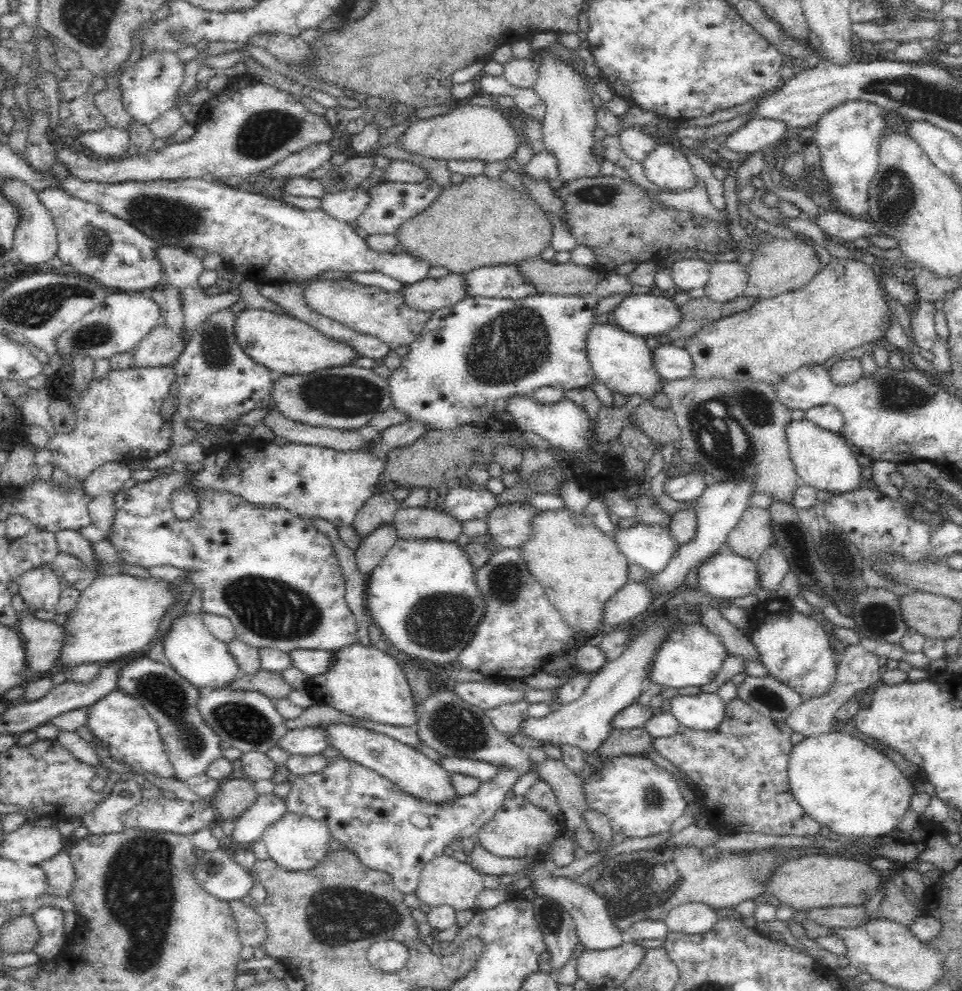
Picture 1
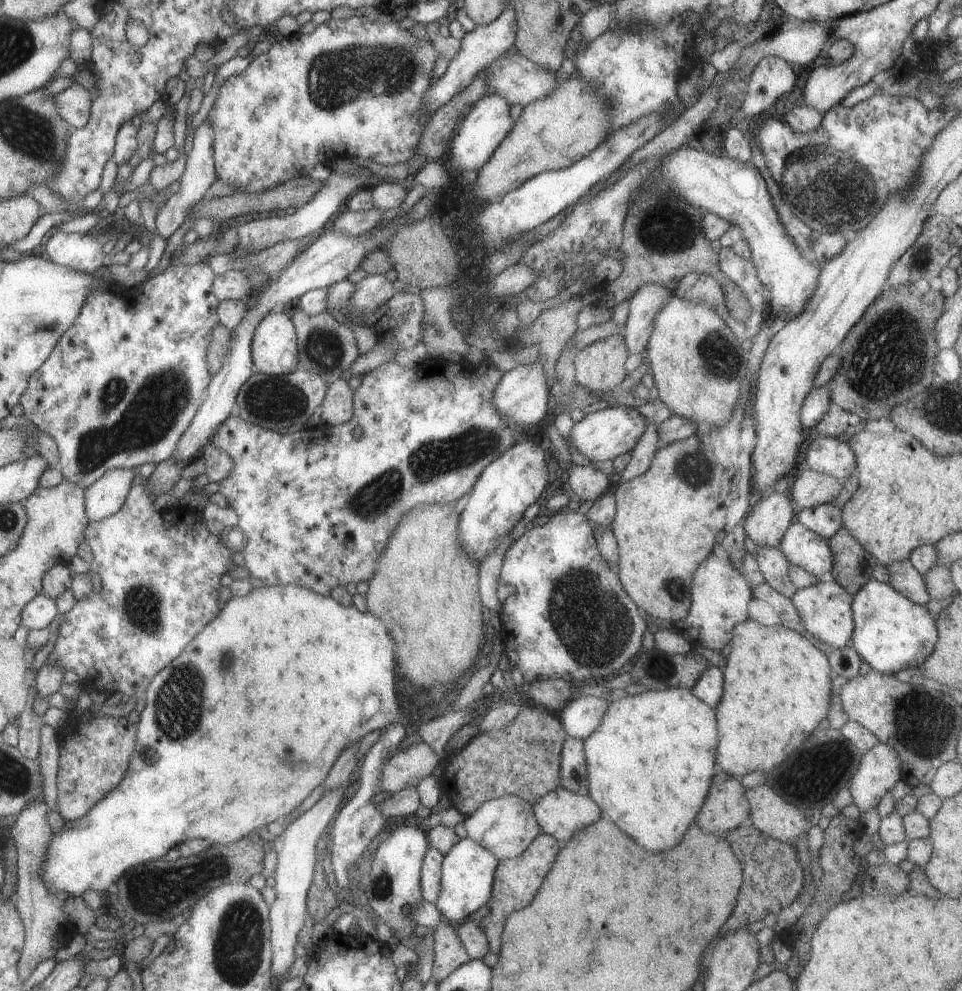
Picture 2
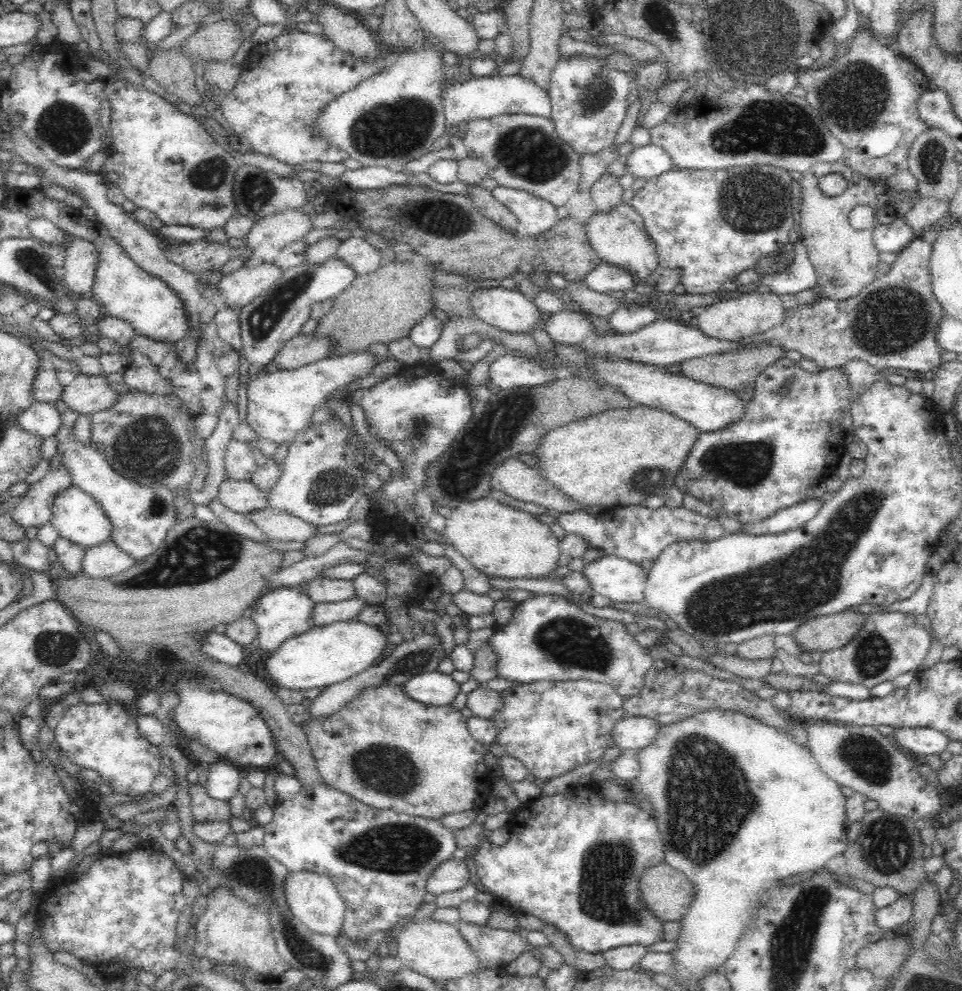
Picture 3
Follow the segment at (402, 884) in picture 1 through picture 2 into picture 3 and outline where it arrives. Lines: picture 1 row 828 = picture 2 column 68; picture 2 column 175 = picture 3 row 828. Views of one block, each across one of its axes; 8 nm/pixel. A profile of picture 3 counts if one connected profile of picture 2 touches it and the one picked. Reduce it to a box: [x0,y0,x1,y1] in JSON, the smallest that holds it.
[263,780,456,942]

